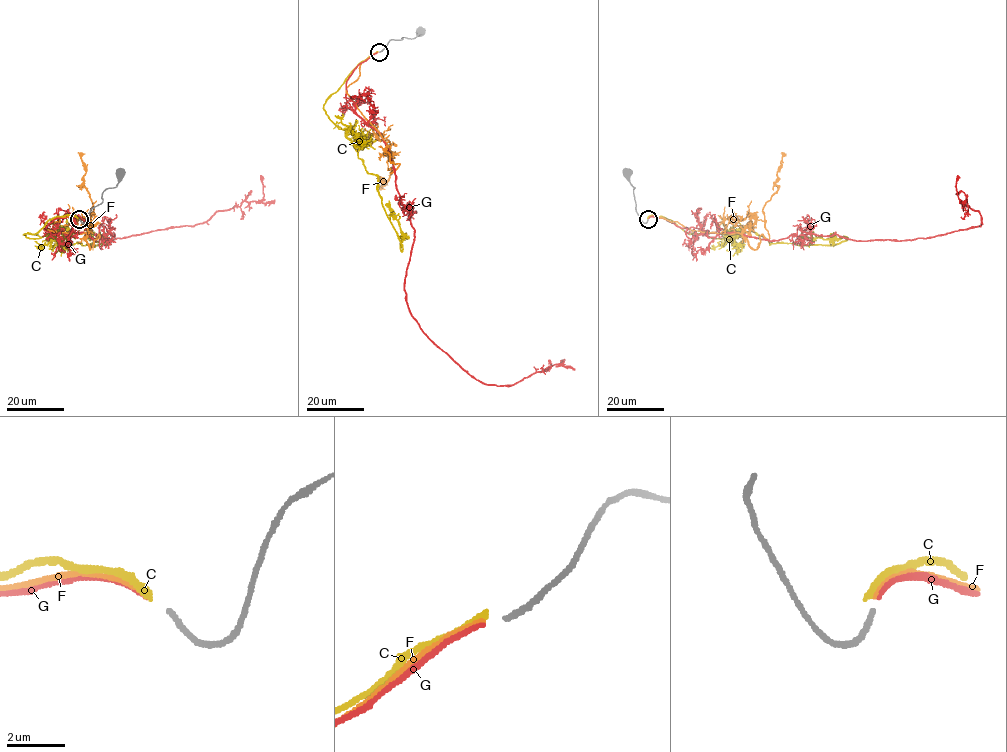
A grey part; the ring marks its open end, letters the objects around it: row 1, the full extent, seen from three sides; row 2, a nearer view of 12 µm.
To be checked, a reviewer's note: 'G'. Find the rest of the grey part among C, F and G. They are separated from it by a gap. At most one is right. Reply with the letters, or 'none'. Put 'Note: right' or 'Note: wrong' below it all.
F
Note: wrong

